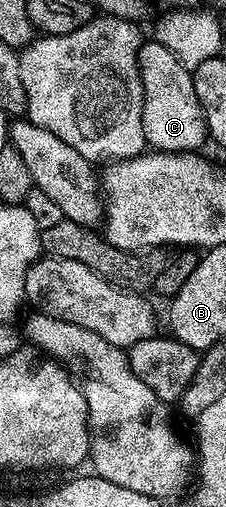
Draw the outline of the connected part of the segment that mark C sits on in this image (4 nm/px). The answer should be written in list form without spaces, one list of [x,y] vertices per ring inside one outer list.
[[[148,38],[140,45],[140,77],[144,91],[142,106],[142,130],[144,143],[149,149],[158,152],[195,153],[209,139],[208,127],[194,94],[194,82],[189,68],[182,66],[162,42]]]

